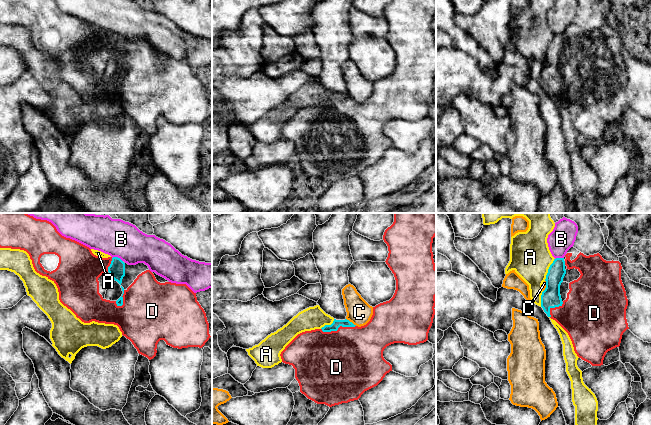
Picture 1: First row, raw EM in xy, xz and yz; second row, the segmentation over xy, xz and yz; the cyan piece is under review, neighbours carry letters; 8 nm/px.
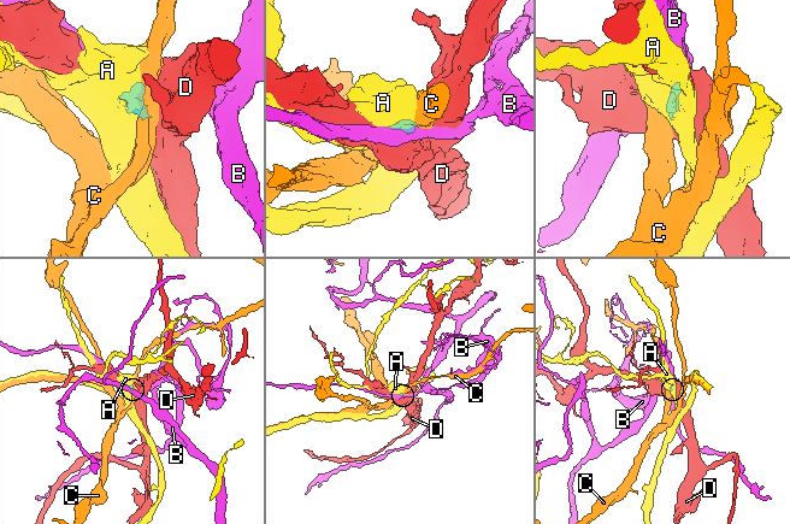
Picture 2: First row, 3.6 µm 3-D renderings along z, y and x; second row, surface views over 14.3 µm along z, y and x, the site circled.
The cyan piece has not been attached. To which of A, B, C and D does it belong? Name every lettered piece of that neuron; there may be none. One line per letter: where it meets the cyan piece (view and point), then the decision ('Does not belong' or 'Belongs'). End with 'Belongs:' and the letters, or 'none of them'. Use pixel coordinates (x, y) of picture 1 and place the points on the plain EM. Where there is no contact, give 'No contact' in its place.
A: Touches cyan at yz (548, 45). Does not belong
B: Touches cyan at xy (117, 33). Does not belong
C: Touches cyan at xz (351, 98). Does not belong
D: Touches cyan at xz (338, 103). Belongs
Belongs: D

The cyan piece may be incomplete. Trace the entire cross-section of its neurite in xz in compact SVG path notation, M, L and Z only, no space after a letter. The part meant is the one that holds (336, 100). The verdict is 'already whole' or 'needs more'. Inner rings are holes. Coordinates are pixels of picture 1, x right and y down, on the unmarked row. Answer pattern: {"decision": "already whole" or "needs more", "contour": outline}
{"decision": "needs more", "contour": "M392 0L388 3L383 16L389 27L385 38L396 56L393 73L373 83L373 91L364 102L358 103L347 95L334 95L331 101L298 110L281 128L282 138L293 142L300 168L308 175L329 183L358 176L365 167L377 162L385 151L392 147L392 141L383 133L387 122L394 119L417 121L428 116L436 90L436 44L432 28L435 12L436 0Z"}

